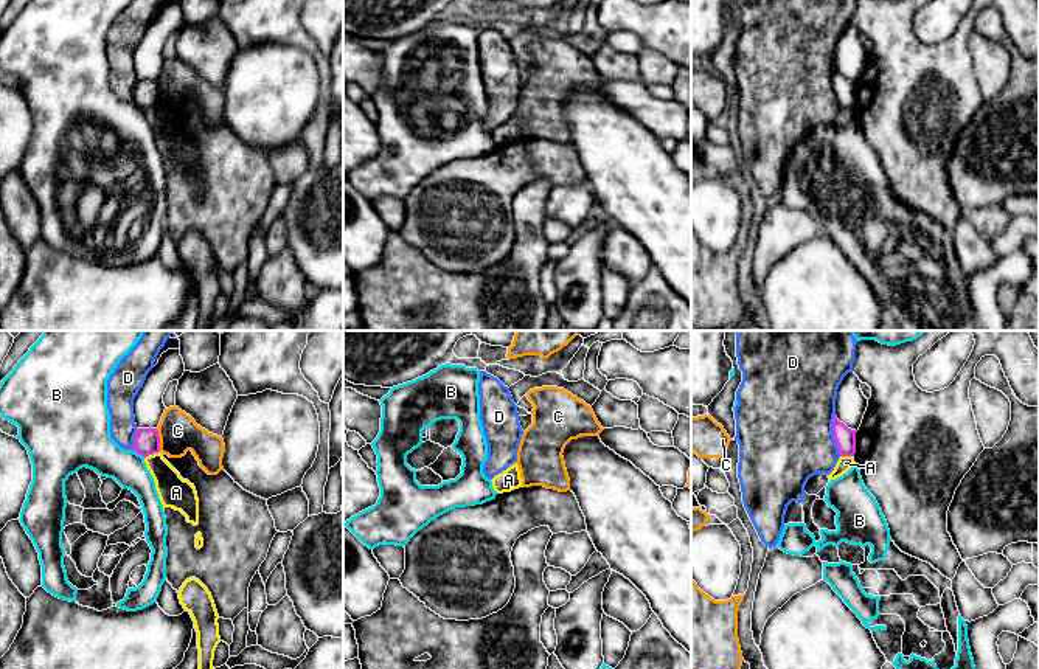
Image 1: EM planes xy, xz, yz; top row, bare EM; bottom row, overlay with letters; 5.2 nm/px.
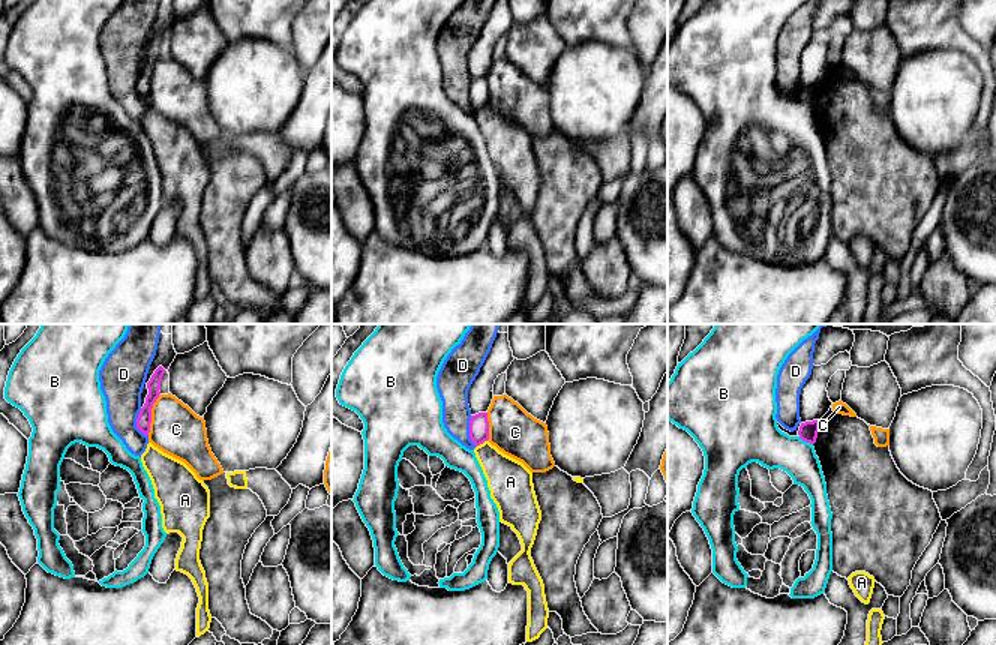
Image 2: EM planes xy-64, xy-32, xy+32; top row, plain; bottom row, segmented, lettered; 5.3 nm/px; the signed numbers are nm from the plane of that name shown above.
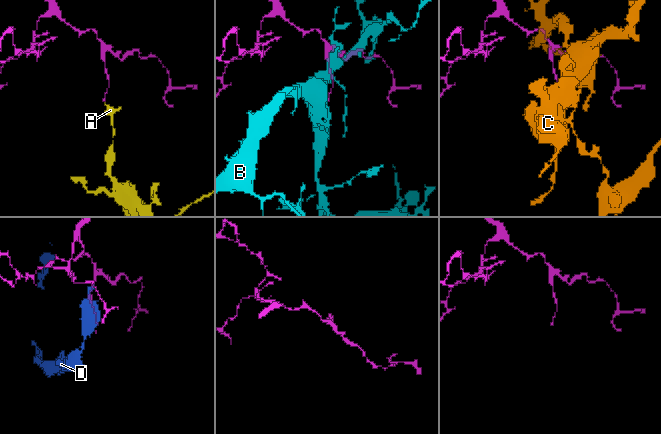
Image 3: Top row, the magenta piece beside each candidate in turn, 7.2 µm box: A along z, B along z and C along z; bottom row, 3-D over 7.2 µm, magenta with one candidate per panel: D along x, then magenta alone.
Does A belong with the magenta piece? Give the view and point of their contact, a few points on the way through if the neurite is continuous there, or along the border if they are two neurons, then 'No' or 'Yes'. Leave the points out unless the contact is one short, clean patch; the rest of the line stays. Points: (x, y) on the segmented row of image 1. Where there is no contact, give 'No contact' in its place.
Touches magenta at xy (151, 454). Boundary: xy (159, 450), (145, 458). No

